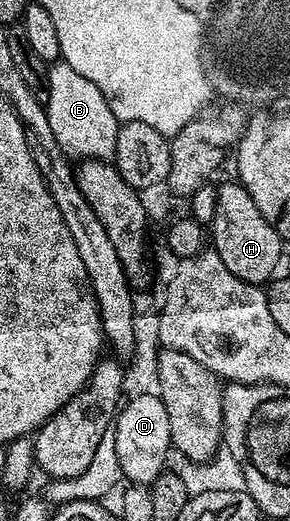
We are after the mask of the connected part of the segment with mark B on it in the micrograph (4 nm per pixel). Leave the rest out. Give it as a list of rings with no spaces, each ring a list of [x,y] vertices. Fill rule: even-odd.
[[[62,60],[54,61],[48,67],[46,78],[49,86],[49,96],[45,98],[46,112],[57,143],[84,159],[112,159],[117,153],[121,122],[111,110],[109,100],[102,91],[89,78]]]

